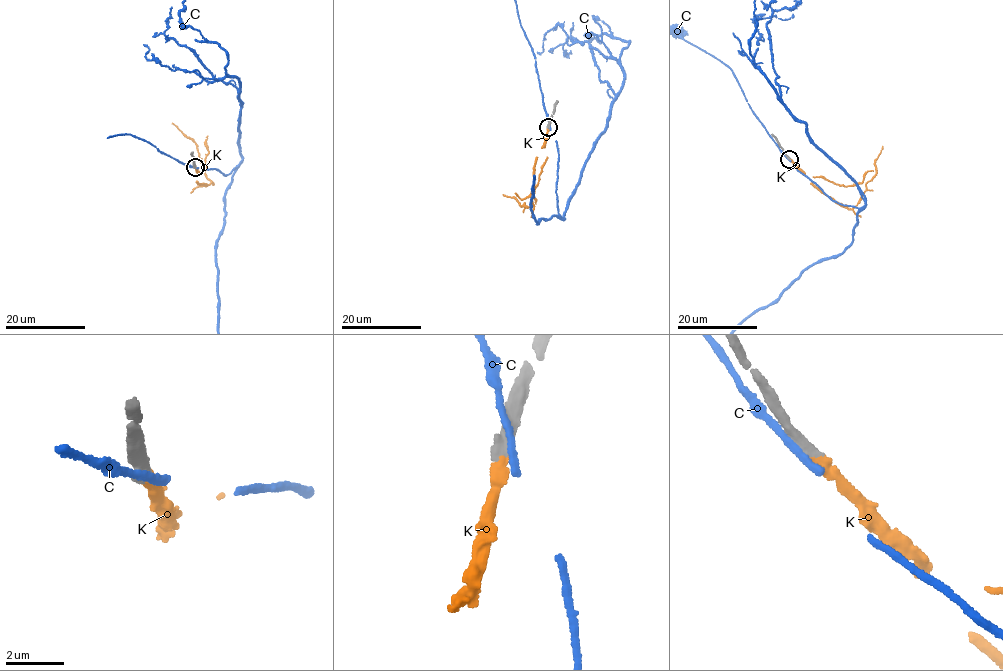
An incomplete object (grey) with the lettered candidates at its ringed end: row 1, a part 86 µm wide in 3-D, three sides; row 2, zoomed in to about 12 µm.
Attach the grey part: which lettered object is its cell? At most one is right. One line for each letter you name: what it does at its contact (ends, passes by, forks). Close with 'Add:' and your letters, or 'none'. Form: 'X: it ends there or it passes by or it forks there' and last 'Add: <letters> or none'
K: it ends there
Add: K

